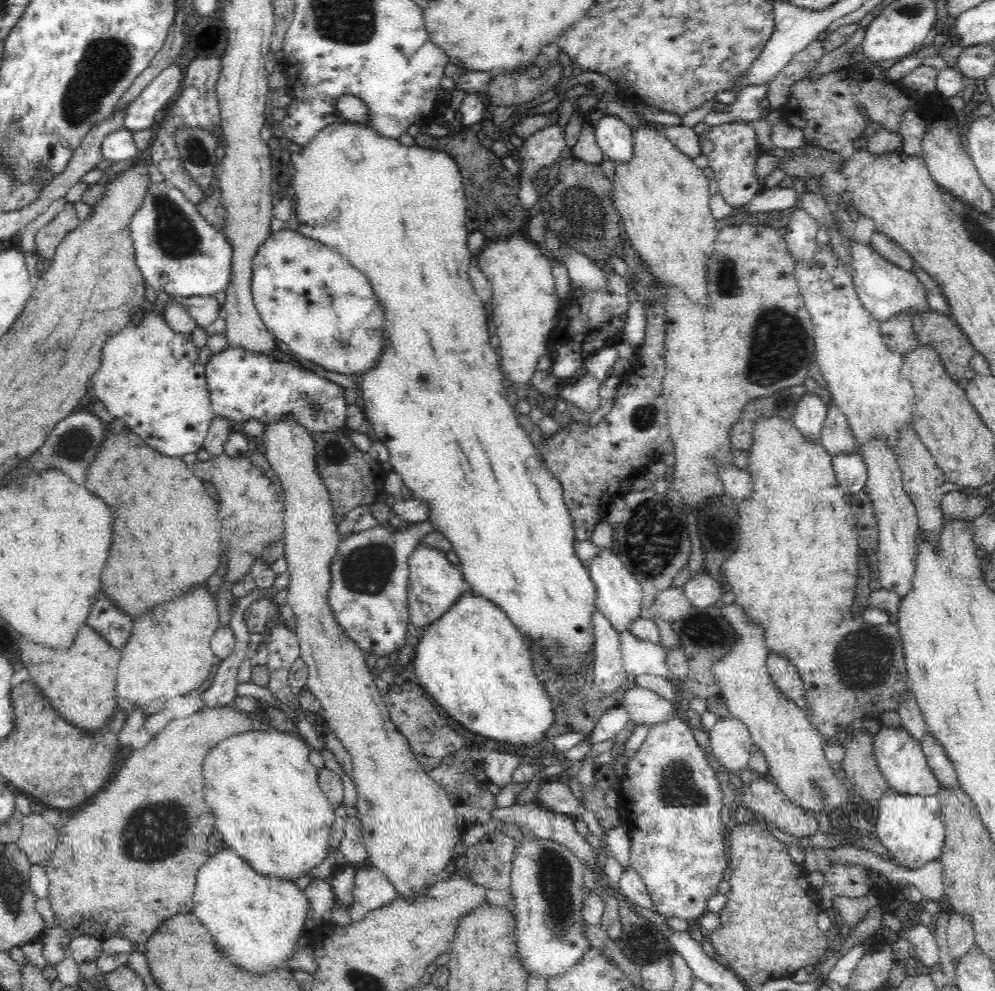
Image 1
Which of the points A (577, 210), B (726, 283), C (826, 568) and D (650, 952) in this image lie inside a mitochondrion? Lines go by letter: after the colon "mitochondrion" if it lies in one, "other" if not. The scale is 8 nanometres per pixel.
A: mitochondrion
B: mitochondrion
C: other
D: other

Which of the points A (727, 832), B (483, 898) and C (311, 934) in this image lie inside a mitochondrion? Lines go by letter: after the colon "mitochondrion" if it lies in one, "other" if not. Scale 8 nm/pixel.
A: other
B: other
C: other

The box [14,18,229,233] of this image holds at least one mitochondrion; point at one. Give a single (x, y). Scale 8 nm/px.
(106, 63)

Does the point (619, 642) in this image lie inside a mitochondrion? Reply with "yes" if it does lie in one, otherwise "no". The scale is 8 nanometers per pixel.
no

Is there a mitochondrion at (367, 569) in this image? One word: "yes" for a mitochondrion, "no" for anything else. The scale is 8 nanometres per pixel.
yes

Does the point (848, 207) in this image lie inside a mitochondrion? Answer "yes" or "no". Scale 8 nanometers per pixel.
no

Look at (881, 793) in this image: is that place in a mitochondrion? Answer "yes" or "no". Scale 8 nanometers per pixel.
no

